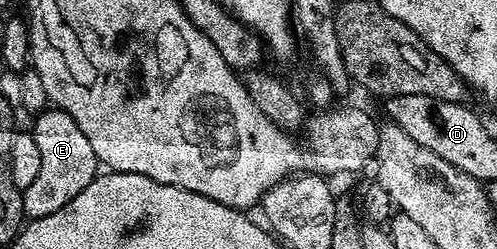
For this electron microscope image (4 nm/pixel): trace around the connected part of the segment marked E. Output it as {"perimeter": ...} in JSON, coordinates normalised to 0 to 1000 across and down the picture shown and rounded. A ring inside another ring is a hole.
{"perimeter":[[[101,426],[74,454],[66,470],[64,526],[72,590],[80,602],[80,699],[64,747],[50,755],[44,807],[54,871],[78,884],[137,827],[137,811],[145,811],[145,795],[153,795],[153,779],[161,779],[161,763],[169,763],[169,747],[183,739],[189,711],[199,703],[201,663],[193,602],[185,602],[161,506],[153,506],[153,490],[145,490],[141,462],[123,434]]]}

